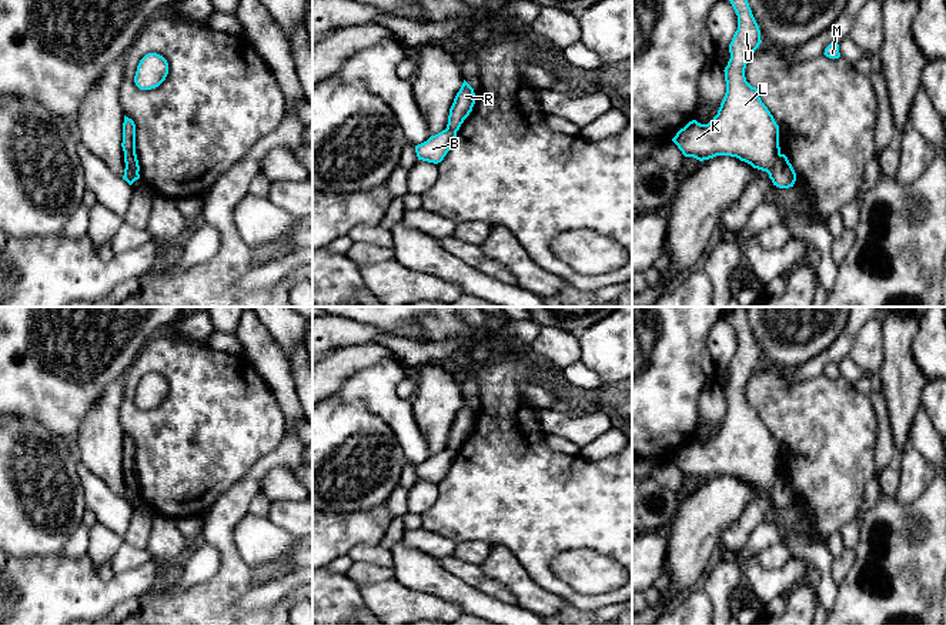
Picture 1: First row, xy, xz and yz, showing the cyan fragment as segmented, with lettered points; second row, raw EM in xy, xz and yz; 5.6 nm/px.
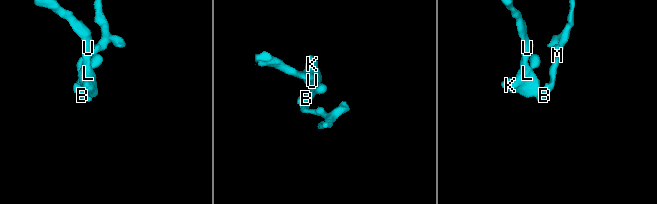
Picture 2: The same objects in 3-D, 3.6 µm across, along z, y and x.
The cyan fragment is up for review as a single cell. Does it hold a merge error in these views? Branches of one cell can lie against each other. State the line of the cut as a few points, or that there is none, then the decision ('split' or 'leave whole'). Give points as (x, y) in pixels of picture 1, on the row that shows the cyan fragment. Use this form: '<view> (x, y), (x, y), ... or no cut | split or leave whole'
yz (781, 154), (768, 173) | split

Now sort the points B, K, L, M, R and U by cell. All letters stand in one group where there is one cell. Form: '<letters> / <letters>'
B M / K L R U

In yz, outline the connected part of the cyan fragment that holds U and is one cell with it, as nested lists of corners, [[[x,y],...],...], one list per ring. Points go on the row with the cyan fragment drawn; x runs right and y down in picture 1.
[[[748,0],[729,1],[738,16],[738,30],[729,44],[731,59],[723,70],[725,97],[708,124],[692,120],[672,141],[685,157],[703,161],[731,156],[769,174],[780,156],[779,126],[762,103],[758,88],[745,77],[746,64],[762,43],[761,30]]]

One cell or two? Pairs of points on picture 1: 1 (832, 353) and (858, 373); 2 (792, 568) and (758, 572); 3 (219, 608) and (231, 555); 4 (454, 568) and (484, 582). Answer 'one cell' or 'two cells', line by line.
1: two cells
2: one cell
3: one cell
4: one cell

